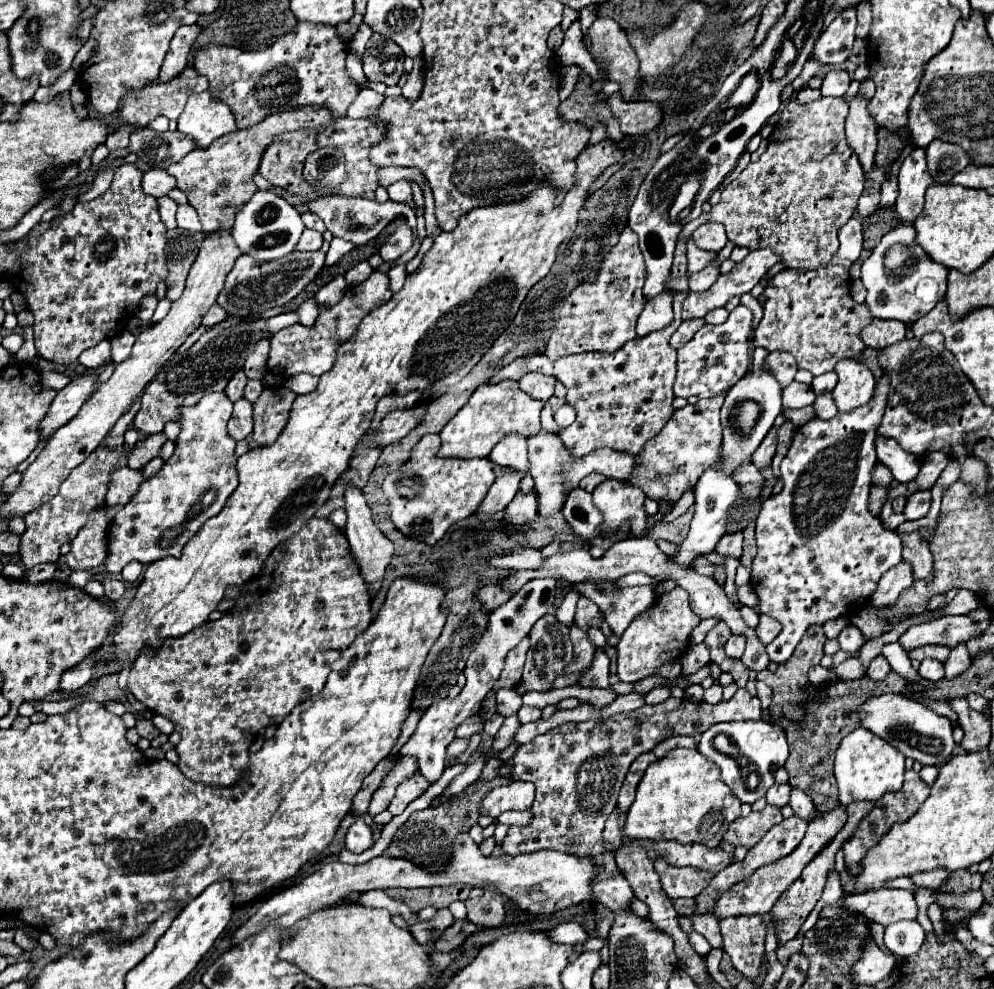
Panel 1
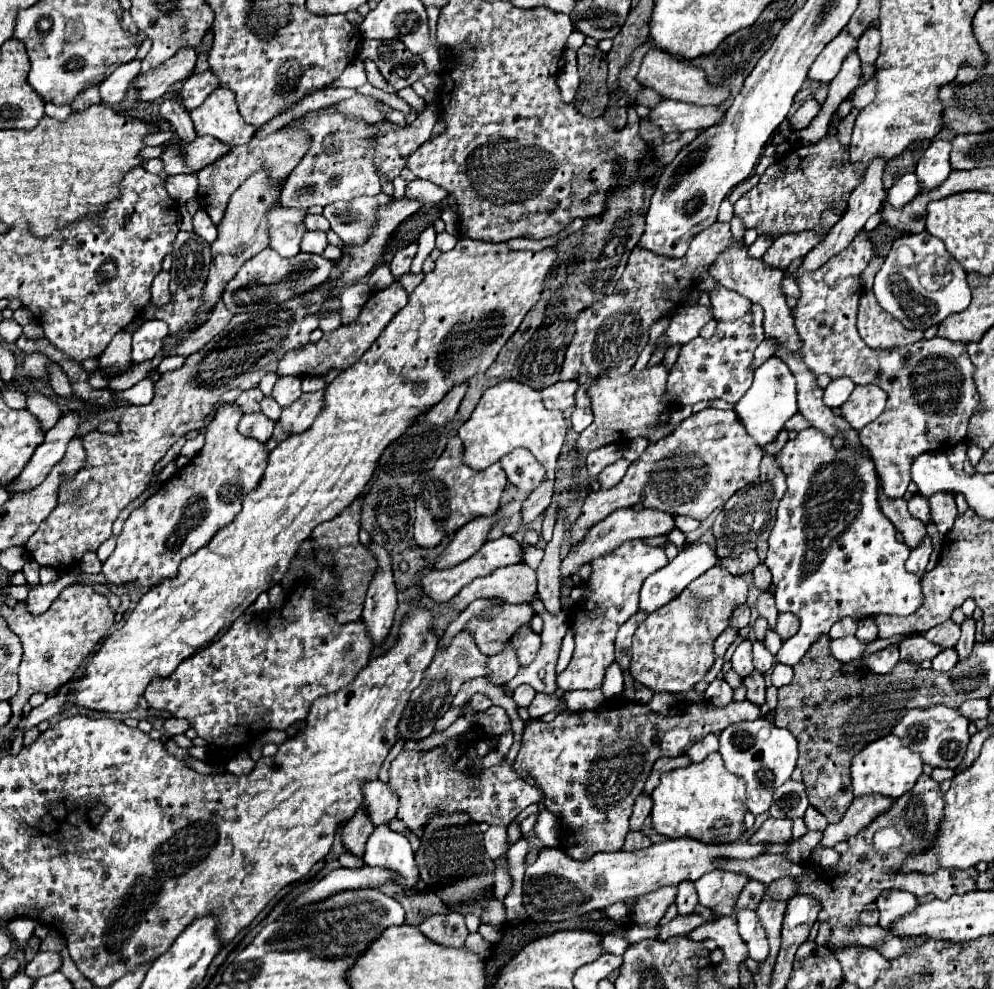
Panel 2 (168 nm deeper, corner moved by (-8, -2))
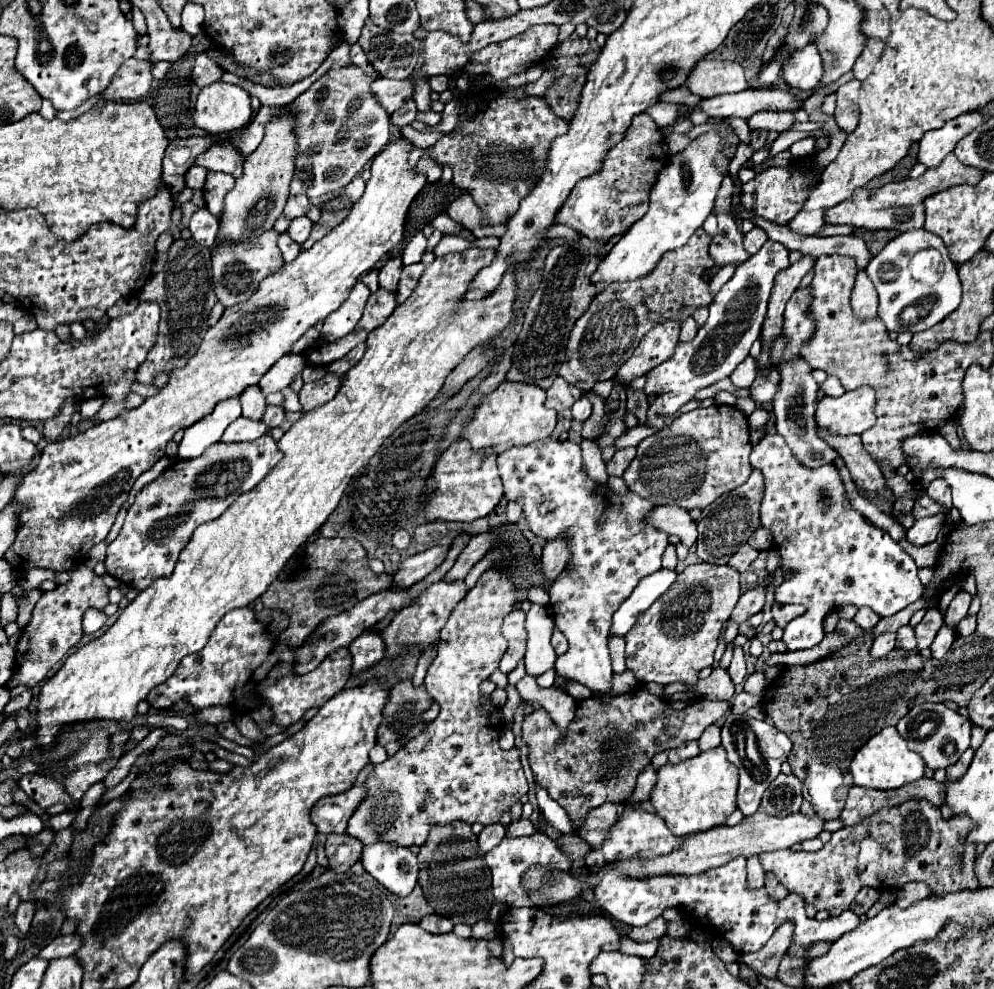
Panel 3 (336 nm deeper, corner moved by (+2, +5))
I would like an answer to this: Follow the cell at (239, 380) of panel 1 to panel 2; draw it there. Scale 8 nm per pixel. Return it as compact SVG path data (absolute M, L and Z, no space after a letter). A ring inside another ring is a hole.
M254 388L254 390L250 390L250 392L242 392L242 394L238 396L236 404L242 408L242 412L244 412L244 414L260 412L260 402L262 402L262 398L264 398L262 390Z

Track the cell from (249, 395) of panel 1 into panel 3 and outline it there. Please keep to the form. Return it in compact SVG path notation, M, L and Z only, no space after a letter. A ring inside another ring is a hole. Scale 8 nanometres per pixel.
M268 405L266 411L264 411L264 417L262 417L262 421L264 421L270 429L278 427L278 425L282 423L282 419L284 419L284 409L282 409L282 407L276 407L276 405Z

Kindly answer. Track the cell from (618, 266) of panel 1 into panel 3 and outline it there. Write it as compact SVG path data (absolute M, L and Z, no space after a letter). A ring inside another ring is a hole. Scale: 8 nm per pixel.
M700 227L682 249L664 253L660 265L656 265L648 277L608 285L604 293L598 293L586 313L572 327L560 377L578 389L590 391L598 381L606 381L616 375L616 371L632 357L638 341L656 323L666 319L684 321L696 307L708 307L712 303L712 295L708 291L704 271L714 265L708 255L708 245L710 235Z

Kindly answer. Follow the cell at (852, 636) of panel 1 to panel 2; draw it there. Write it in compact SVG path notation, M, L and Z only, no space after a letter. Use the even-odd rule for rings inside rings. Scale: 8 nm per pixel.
M874 618L858 620L856 636L858 636L858 640L874 640L874 638L878 638L878 626L876 626Z

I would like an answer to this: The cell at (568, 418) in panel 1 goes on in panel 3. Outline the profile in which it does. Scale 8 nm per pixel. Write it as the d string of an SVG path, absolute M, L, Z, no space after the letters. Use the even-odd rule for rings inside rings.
M586 397L578 399L578 401L572 405L572 417L578 419L578 421L586 421L586 419L590 417L590 413L592 413L592 403L590 403Z

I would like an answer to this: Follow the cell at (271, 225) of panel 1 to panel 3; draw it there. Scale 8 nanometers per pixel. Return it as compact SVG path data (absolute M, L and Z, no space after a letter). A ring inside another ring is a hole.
M280 233L280 237L278 237L278 247L280 247L280 251L282 251L282 257L284 257L284 261L294 261L296 257L298 257L298 253L302 251L302 247L298 245L298 243L294 243L290 237L288 237L288 233Z

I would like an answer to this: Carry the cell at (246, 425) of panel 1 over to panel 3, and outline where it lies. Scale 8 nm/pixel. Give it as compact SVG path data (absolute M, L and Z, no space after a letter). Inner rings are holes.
M238 417L236 421L232 421L228 425L228 429L224 431L222 439L224 443L234 443L234 441L254 441L258 437L262 437L262 433L268 431L264 421L252 421L248 417Z

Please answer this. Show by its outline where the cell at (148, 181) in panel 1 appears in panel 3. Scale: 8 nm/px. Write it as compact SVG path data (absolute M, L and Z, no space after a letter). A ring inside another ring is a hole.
M192 165L192 167L186 171L186 175L184 175L186 187L190 187L190 189L202 189L204 179L206 179L206 173L208 173L208 171L204 171L204 167Z

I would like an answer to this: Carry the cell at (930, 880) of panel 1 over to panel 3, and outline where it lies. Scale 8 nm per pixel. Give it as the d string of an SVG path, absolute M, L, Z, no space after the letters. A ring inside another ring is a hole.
M912 799L896 807L884 807L866 817L862 823L842 827L832 833L832 839L816 853L780 849L760 853L760 865L772 873L788 893L802 895L816 909L826 909L830 915L840 915L850 907L862 887L898 889L910 881L926 883L936 895L950 891L976 889L974 877L974 845L964 849L964 837L972 829L972 821L960 815L944 819L940 809L924 799Z

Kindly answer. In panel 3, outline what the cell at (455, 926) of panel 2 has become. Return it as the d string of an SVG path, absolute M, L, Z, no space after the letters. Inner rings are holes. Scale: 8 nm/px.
M426 915L418 925L422 929L426 929L428 933L436 933L436 935L450 933L454 929L454 923L448 917L442 917L442 915Z

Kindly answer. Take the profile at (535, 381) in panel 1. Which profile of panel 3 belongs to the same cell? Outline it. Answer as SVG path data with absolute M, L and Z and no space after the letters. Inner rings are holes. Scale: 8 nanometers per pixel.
M556 377L556 381L552 383L552 387L546 391L546 405L556 409L556 411L564 411L570 409L574 401L578 401L582 397L582 391L574 385L570 385L568 381L564 381L562 377Z

